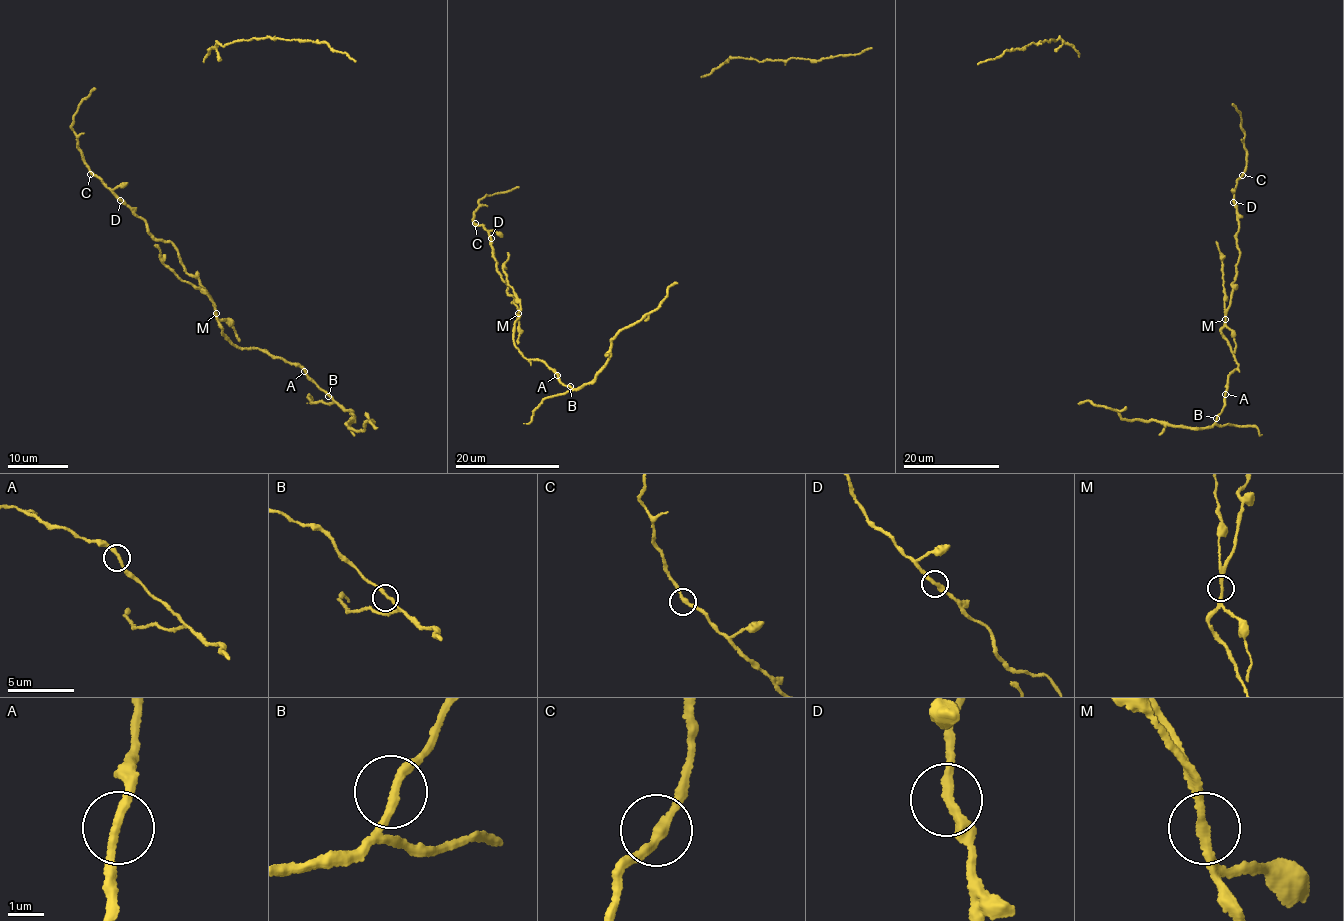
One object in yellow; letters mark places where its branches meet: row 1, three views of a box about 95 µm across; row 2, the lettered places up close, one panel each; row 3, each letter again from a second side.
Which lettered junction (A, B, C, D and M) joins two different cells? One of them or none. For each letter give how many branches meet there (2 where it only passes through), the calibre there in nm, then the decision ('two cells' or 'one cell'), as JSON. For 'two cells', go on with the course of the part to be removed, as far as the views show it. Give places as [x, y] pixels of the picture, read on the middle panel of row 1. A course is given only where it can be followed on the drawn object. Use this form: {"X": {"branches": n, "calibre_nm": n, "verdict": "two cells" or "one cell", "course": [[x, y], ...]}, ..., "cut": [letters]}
{"A": {"branches": 2, "calibre_nm": 240, "verdict": "one cell"}, "B": {"branches": 2, "calibre_nm": 240, "verdict": "one cell"}, "C": {"branches": 2, "calibre_nm": 260, "verdict": "one cell"}, "D": {"branches": 2, "calibre_nm": 260, "verdict": "one cell"}, "M": {"branches": 2, "calibre_nm": 240, "verdict": "two cells", "course": [[518, 314], [522, 309], [503, 268], [508, 253]]}, "cut": ["M"]}

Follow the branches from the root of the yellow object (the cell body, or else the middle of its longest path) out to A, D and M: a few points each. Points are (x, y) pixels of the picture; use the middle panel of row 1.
A: (477, 224), (488, 233), (495, 265), (519, 310), (512, 332), (516, 347), (526, 359), (545, 362), (557, 375)
D: (477, 224), (481, 225), (491, 238)
M: (477, 224), (488, 233), (495, 265), (508, 286), (507, 292), (513, 297), (518, 314)

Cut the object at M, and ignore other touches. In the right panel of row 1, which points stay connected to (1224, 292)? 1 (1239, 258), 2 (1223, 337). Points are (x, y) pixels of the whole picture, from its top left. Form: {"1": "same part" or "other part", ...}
{"1": "other part", "2": "other part"}

